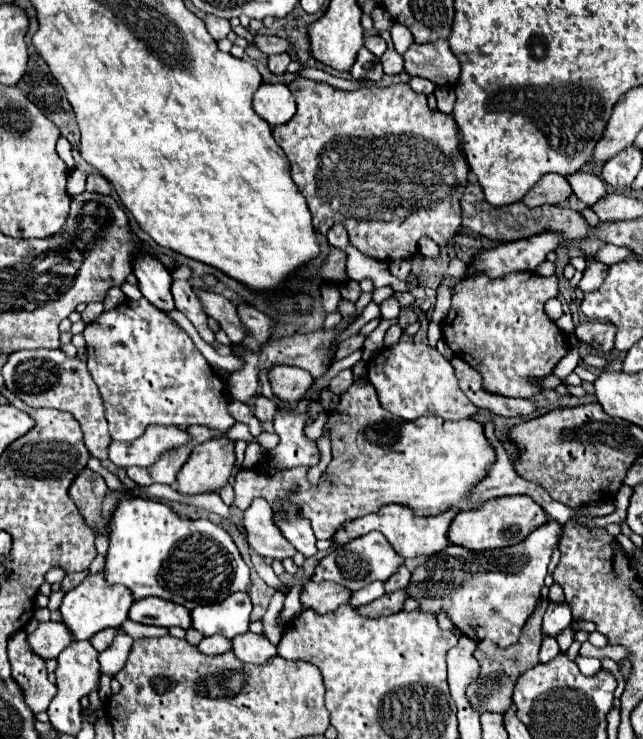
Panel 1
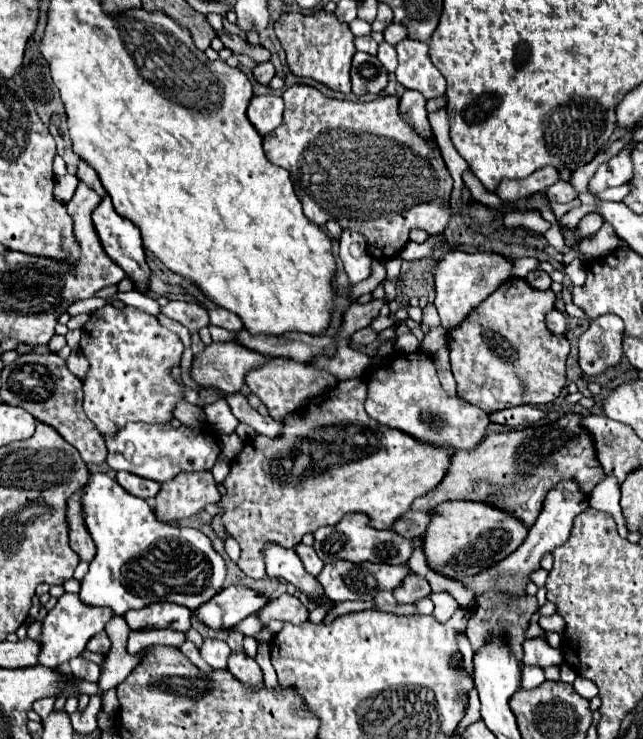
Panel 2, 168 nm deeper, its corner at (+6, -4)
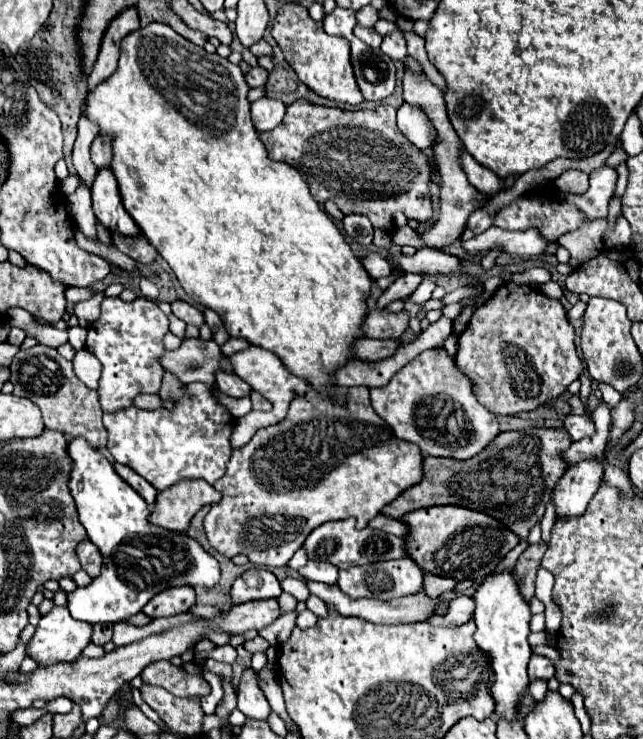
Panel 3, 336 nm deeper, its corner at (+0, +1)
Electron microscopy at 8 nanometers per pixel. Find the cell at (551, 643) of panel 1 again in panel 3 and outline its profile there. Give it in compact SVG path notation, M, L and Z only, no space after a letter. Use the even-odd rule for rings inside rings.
M534 679L530 681L530 695L534 697L534 701L542 701L544 695L546 695L548 687L546 687L546 681L544 679Z

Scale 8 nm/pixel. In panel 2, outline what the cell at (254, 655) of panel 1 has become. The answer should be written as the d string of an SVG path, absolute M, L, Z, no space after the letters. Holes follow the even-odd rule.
M234 652L228 660L228 670L230 674L242 682L244 686L248 688L254 688L254 690L260 690L264 684L262 684L262 670L260 666L256 664L256 660L248 658L244 652Z

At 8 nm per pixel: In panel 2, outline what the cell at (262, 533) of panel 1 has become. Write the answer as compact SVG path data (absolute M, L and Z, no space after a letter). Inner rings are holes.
M268 544L264 550L264 560L266 560L268 576L284 578L286 582L294 584L300 592L304 592L308 598L312 598L318 606L328 602L320 582L304 570L304 566L294 550L282 548L278 544Z

